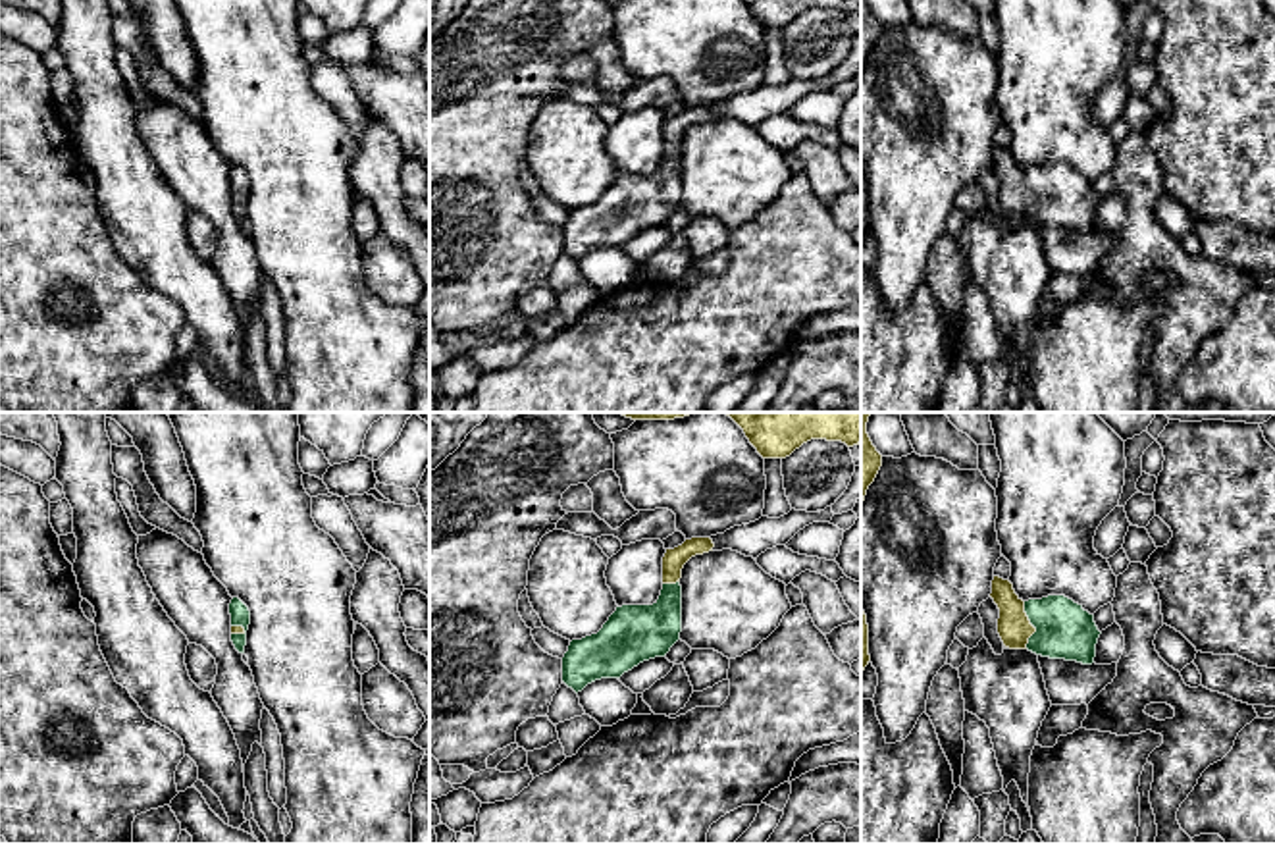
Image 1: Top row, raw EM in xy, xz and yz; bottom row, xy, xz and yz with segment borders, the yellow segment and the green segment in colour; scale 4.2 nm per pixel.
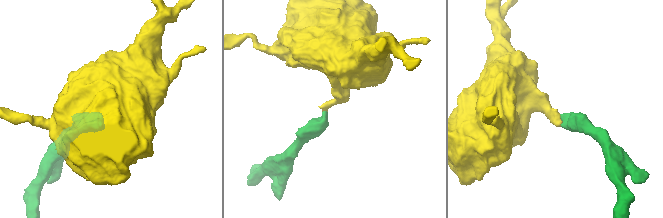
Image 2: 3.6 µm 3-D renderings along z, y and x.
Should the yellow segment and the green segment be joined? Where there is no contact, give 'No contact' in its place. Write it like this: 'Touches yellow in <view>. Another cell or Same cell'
Touches yellow in yz. Same cell

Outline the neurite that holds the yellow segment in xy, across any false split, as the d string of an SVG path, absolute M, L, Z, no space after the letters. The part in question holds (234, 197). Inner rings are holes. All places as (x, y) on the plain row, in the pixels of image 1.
M233 166L229 171L229 183L231 183L231 210L239 222L245 222L250 179L239 166Z

